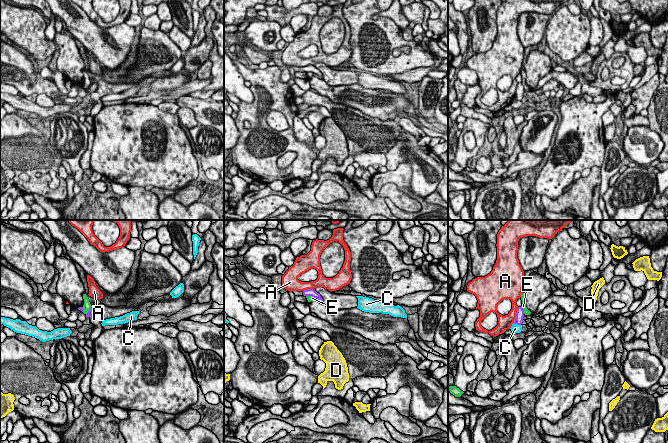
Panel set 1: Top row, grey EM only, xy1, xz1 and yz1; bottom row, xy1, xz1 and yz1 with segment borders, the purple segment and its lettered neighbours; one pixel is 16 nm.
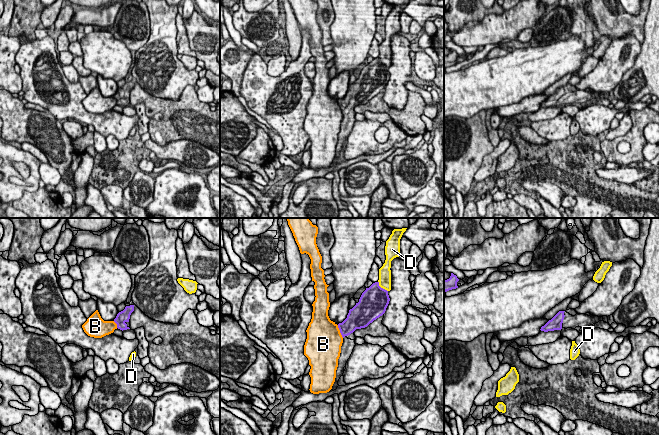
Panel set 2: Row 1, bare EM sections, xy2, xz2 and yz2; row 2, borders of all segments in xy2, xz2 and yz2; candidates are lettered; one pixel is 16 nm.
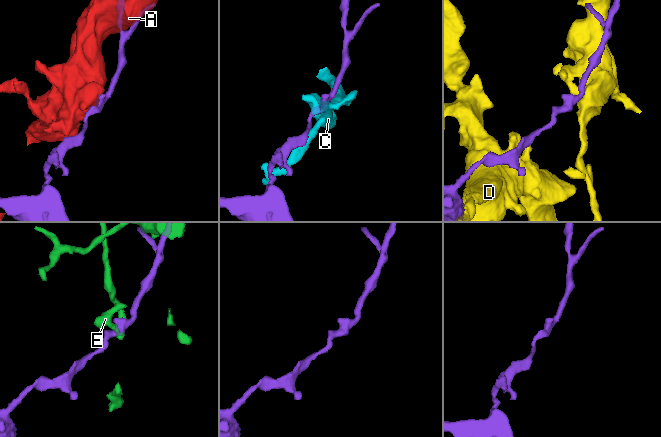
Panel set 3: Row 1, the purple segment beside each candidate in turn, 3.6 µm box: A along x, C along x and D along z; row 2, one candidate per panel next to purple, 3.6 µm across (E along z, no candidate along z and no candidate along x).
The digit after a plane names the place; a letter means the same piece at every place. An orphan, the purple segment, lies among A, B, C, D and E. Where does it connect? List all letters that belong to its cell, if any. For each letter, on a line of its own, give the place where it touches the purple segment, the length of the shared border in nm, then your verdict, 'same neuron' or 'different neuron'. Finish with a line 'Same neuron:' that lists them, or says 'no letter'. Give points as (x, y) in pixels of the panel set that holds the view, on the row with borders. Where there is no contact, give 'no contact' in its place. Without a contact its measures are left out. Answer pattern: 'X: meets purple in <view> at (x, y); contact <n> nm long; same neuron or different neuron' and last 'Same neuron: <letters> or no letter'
A: meets purple in yz1 at (516, 315); contact 260 nm long; different neuron
B: meets purple in xz2 at (340, 331); contact 240 nm long; different neuron
C: meets purple in yz1 at (517, 324); contact 130 nm long; different neuron
D: meets purple in xz2 at (380, 287); contact 240 nm long; different neuron
E: meets purple in yz1 at (523, 310); contact 140 nm long; different neuron
Same neuron: no letter

